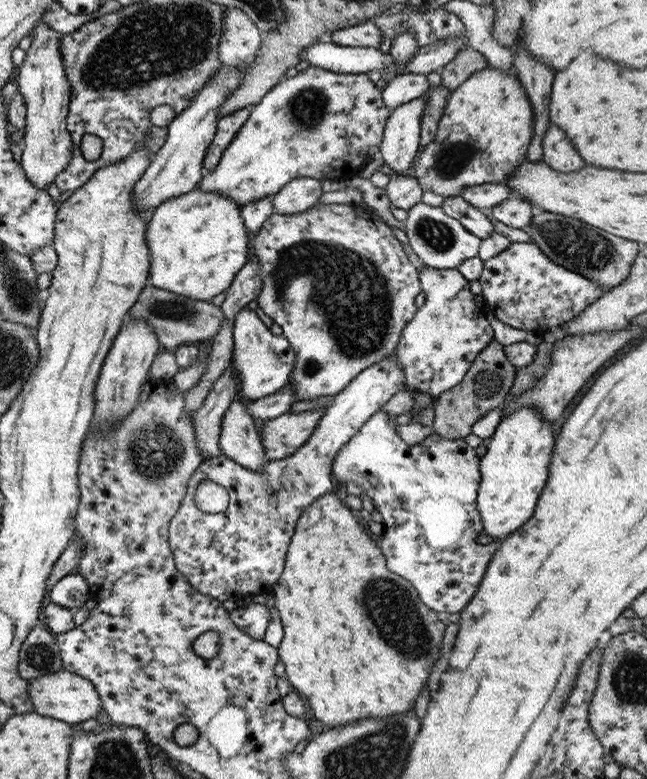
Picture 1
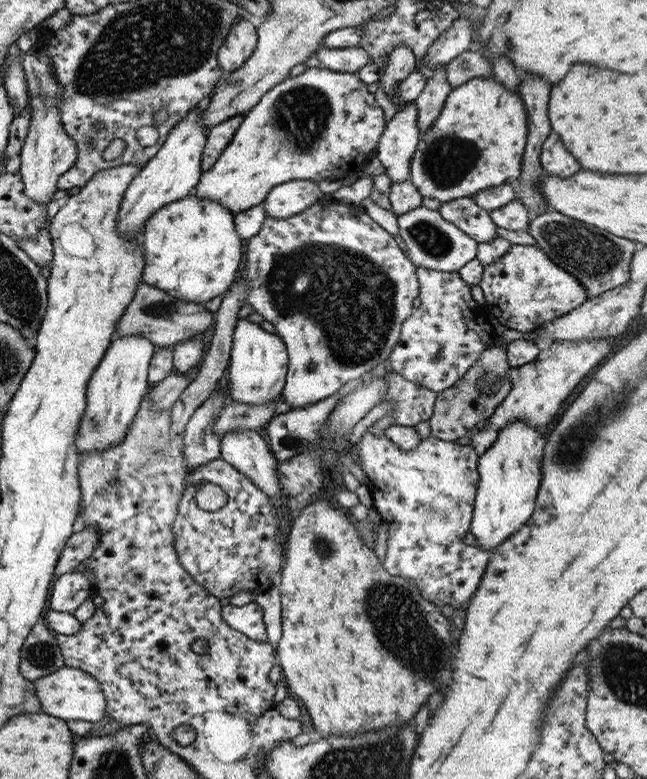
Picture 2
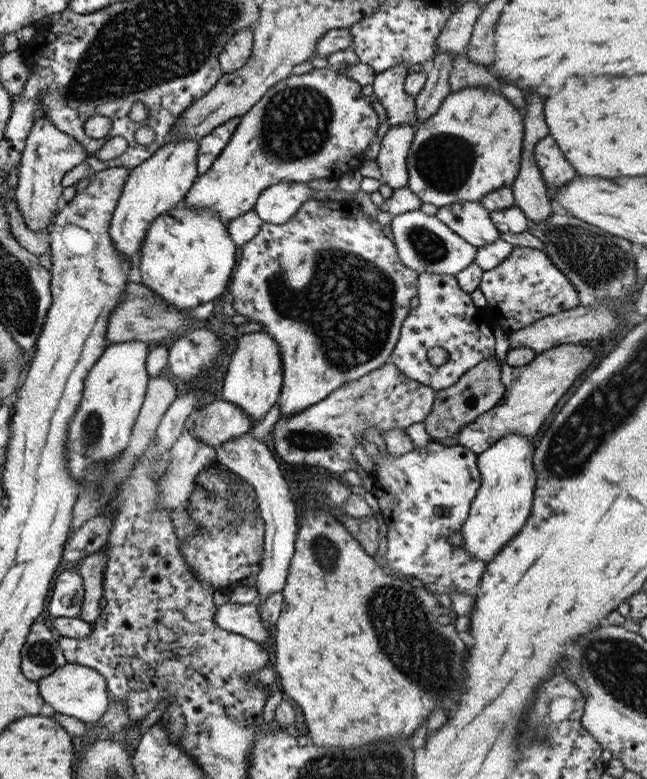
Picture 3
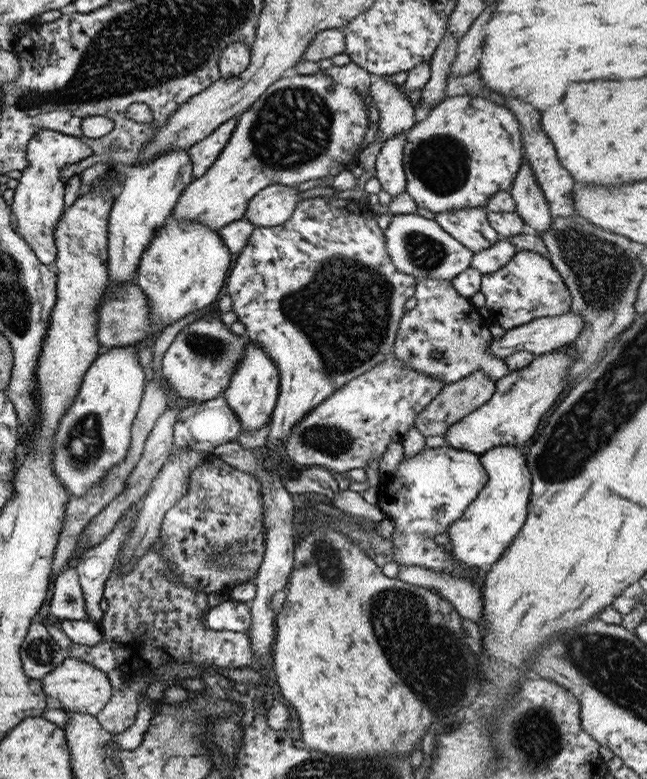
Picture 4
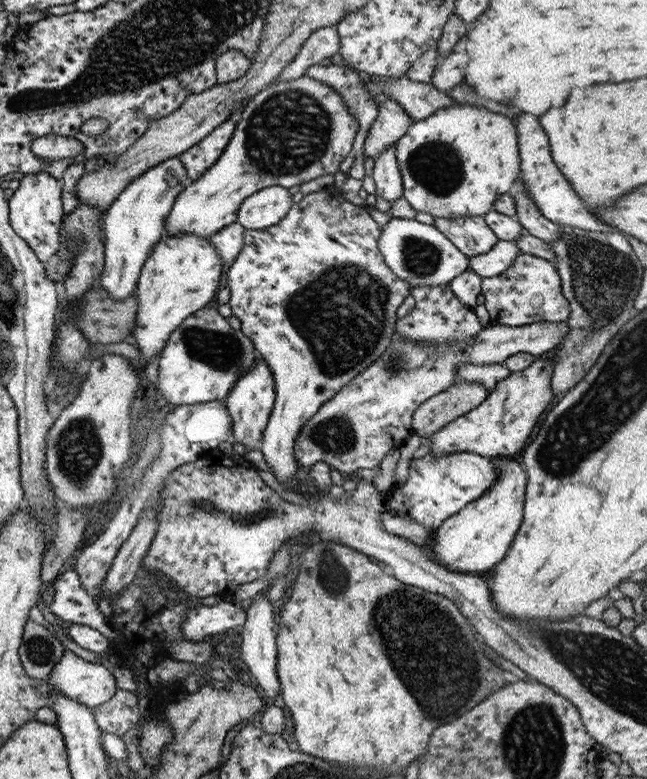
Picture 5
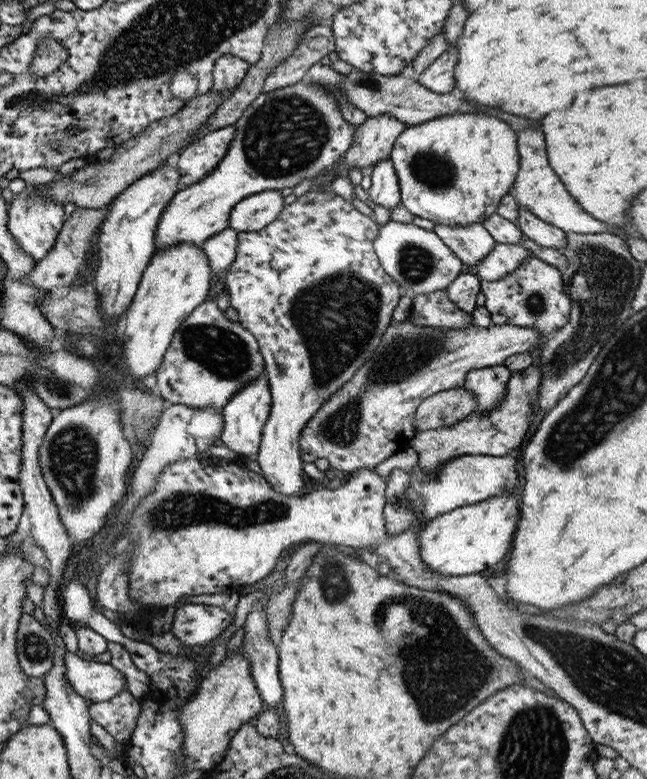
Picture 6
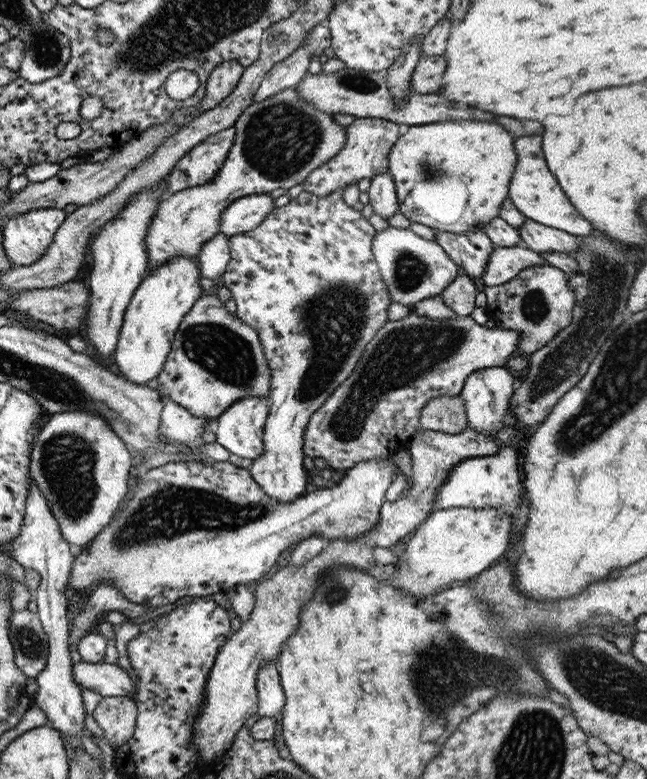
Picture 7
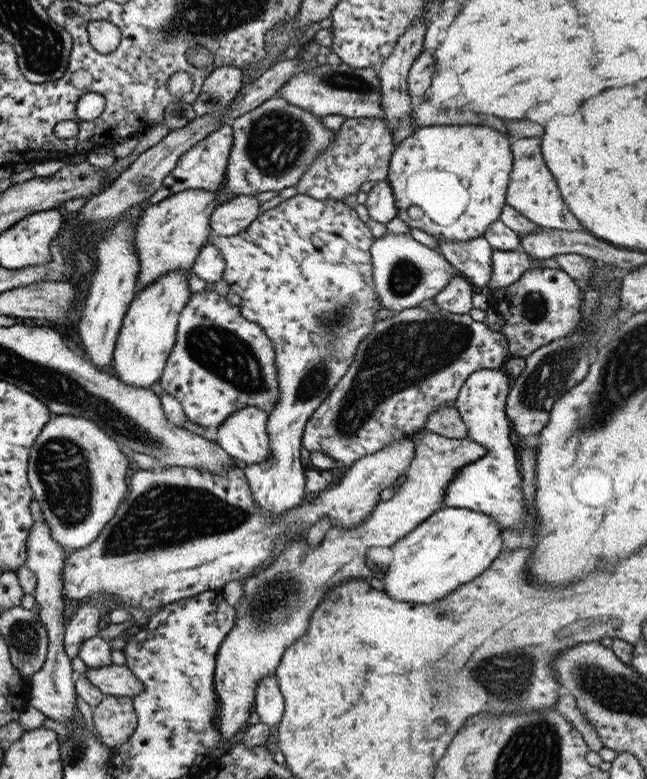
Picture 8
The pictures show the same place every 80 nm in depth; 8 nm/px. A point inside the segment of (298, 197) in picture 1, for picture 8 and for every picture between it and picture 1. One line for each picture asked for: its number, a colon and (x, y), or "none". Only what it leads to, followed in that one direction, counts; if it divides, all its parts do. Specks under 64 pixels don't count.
2: (286, 199)
3: (278, 203)
4: (273, 205)
5: (262, 209)
6: (254, 212)
7: (247, 212)
8: (233, 216)

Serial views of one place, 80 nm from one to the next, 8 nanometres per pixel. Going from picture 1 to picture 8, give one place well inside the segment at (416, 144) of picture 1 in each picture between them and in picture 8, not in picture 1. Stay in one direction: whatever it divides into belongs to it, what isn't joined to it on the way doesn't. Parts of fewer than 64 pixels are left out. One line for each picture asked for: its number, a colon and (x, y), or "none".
2: (396, 145)
3: (390, 160)
4: (388, 169)
5: (385, 173)
6: (384, 191)
7: (381, 192)
8: (380, 203)

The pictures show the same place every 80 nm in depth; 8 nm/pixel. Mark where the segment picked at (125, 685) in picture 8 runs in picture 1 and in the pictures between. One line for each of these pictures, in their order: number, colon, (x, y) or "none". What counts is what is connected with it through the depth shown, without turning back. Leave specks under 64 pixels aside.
1: (64, 696)
2: (68, 693)
3: (74, 690)
4: (78, 687)
5: (91, 684)
6: (94, 681)
7: (105, 679)

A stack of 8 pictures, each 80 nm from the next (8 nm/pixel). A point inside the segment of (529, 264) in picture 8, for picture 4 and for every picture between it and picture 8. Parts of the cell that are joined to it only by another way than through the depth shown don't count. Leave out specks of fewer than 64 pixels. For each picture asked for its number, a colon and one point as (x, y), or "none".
4: (487, 260)
5: (493, 262)
6: (502, 258)
7: (503, 263)

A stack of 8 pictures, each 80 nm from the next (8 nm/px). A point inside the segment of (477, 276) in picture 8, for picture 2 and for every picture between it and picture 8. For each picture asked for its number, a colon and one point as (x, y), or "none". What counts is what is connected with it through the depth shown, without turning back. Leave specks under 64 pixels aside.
2: (463, 213)
3: (469, 220)
4: (469, 226)
5: (470, 235)
6: (470, 243)
7: (470, 251)

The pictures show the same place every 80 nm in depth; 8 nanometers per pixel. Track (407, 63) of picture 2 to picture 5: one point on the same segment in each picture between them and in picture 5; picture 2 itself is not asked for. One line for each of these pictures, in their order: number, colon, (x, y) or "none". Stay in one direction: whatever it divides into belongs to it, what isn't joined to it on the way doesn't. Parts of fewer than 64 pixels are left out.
3: (399, 107)
4: (396, 115)
5: (391, 122)

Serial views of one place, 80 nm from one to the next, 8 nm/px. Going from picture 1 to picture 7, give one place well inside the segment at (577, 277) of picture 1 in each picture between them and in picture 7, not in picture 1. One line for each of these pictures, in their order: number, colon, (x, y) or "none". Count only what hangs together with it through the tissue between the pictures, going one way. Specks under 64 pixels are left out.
2: (524, 289)
3: (525, 287)
4: (528, 287)
5: (529, 290)
6: (532, 295)
7: (537, 302)

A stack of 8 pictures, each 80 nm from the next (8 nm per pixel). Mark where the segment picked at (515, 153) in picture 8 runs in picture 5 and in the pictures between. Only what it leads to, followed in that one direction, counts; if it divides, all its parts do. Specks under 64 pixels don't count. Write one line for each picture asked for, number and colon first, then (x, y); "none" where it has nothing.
5: (551, 193)
6: (537, 188)
7: (533, 190)

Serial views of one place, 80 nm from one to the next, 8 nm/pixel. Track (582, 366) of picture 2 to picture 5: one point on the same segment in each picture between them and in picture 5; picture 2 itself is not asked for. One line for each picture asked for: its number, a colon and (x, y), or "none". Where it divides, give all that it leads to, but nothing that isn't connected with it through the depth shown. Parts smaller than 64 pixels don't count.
3: (530, 392)
4: (510, 416)
5: (500, 425)

